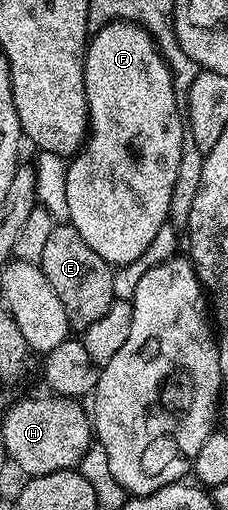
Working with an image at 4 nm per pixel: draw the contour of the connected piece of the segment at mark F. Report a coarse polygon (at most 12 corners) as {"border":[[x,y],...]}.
{"border":[[134,22],[93,31],[69,225],[114,268],[167,225],[184,114]]}

